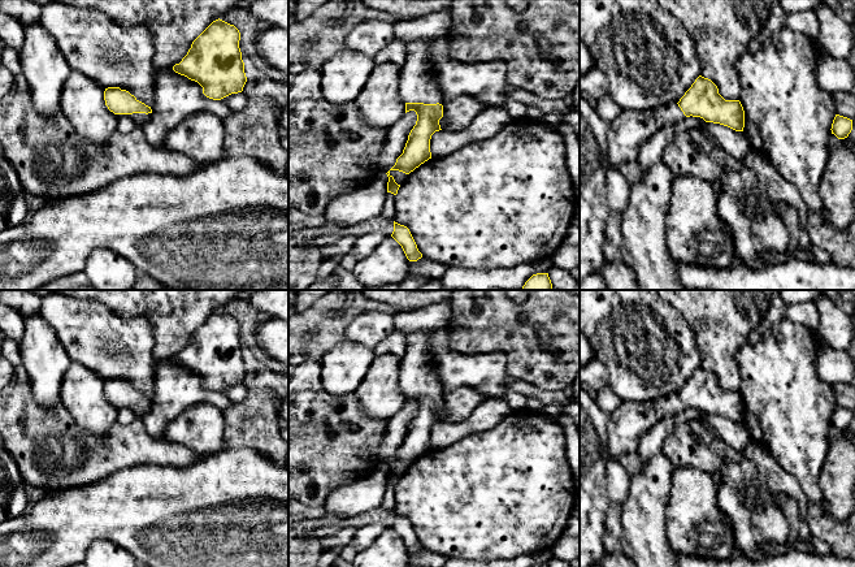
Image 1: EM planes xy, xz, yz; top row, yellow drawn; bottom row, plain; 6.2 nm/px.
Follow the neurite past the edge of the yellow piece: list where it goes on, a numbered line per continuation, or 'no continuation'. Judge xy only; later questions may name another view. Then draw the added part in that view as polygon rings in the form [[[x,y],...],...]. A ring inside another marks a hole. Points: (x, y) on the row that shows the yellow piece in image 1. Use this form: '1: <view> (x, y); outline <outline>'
1: xy (140, 118); outline [[[133,113],[133,114],[116,114],[117,117],[130,117],[131,120],[135,121],[136,126],[144,125],[147,121],[151,118],[151,113]]]

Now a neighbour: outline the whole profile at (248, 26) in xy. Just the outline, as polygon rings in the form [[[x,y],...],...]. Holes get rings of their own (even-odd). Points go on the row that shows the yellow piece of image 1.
[[[235,7],[226,12],[220,20],[234,25],[240,33],[239,48],[249,62],[256,68],[256,70],[273,79],[287,82],[288,75],[270,66],[257,52],[256,38],[268,26],[257,20],[248,8]]]

